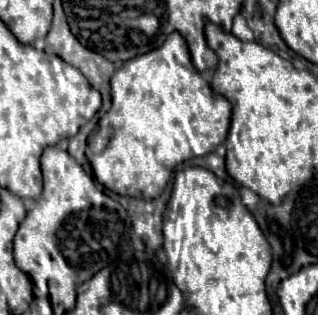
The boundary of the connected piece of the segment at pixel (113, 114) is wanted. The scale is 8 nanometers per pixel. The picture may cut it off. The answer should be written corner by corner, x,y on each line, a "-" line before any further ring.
177,31
167,35
161,47
125,61
113,73
111,99
113,105
99,120
96,136
88,140
85,154
95,179
113,193
155,199
165,189
175,165
191,157
207,155
227,139
231,103
223,95
213,93
209,83
199,75
191,63
187,43

